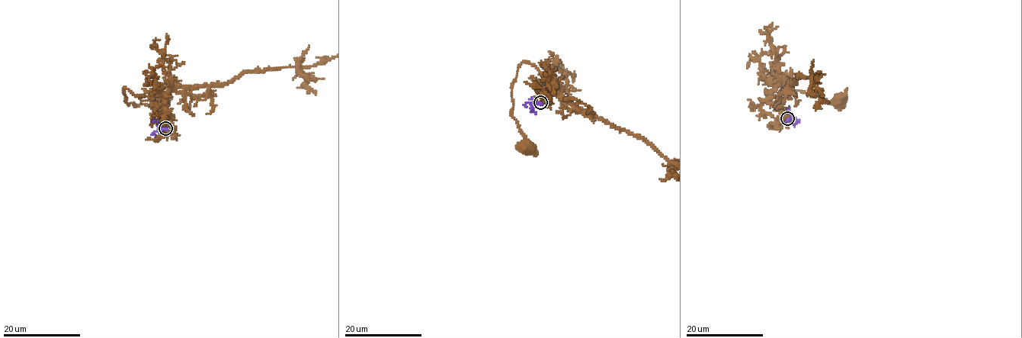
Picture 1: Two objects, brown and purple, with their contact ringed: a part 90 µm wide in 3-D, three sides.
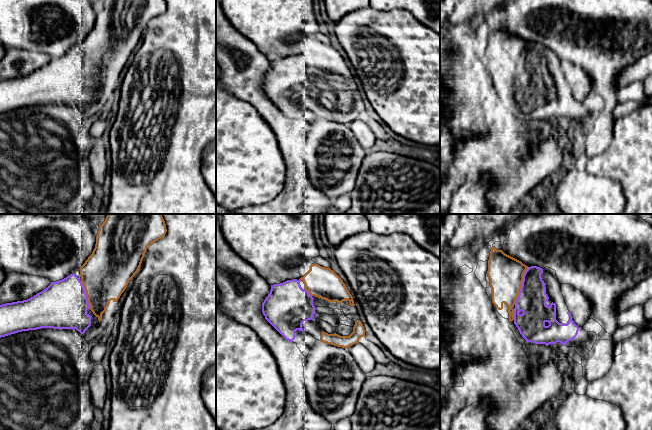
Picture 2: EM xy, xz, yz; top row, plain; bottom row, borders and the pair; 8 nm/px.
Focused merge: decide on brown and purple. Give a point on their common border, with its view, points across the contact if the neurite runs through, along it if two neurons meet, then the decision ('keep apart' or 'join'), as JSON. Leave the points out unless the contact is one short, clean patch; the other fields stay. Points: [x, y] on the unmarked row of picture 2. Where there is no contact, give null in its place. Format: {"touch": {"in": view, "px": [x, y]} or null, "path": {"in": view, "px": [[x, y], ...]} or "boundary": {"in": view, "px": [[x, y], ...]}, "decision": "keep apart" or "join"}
{"touch": {"in": "yz", "px": [520, 62]}, "path": {"in": "yz", "px": [[506, 49], [520, 62], [532, 74]]}, "decision": "join"}

